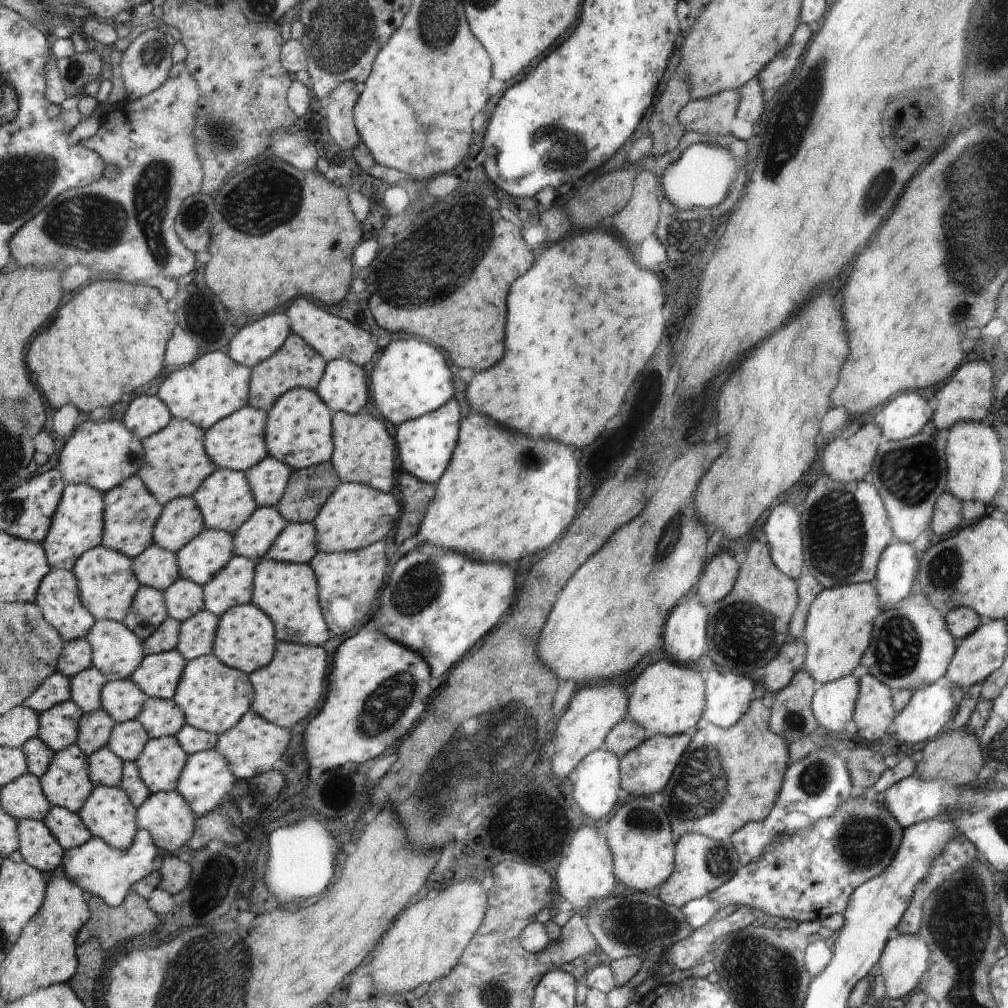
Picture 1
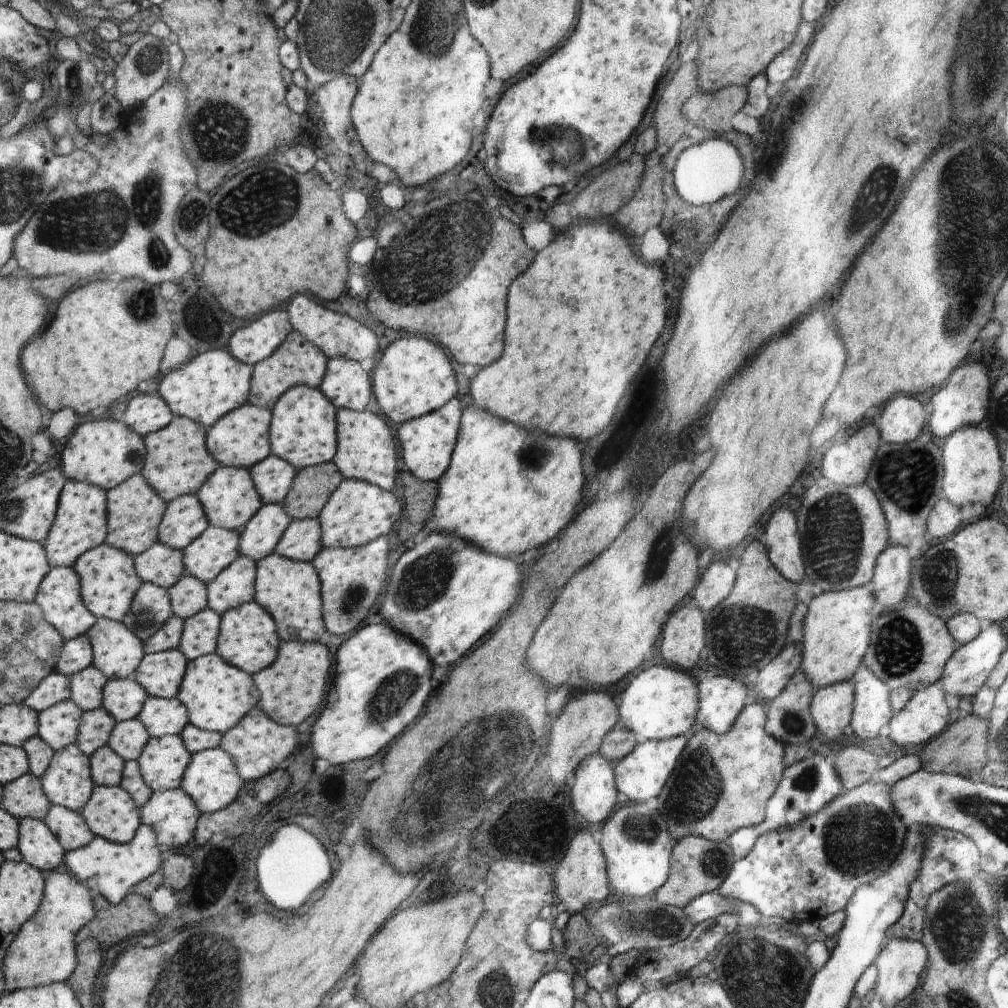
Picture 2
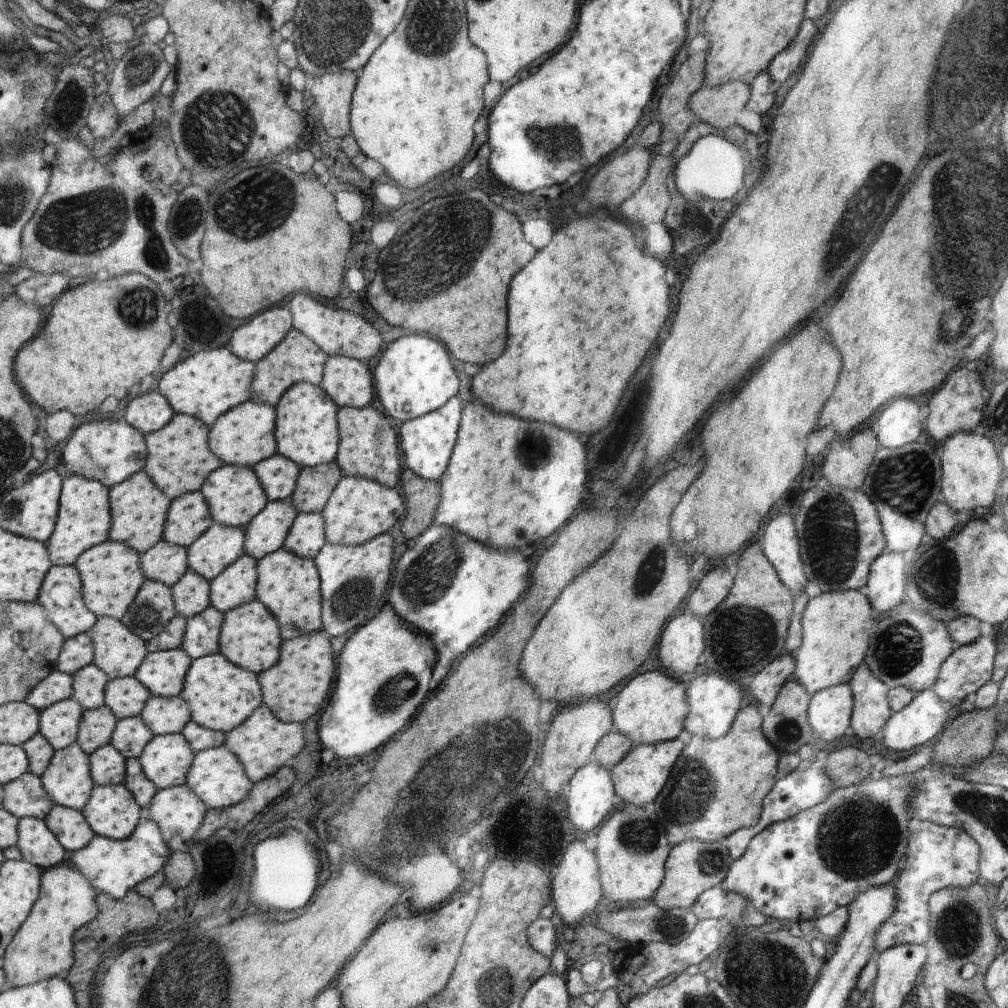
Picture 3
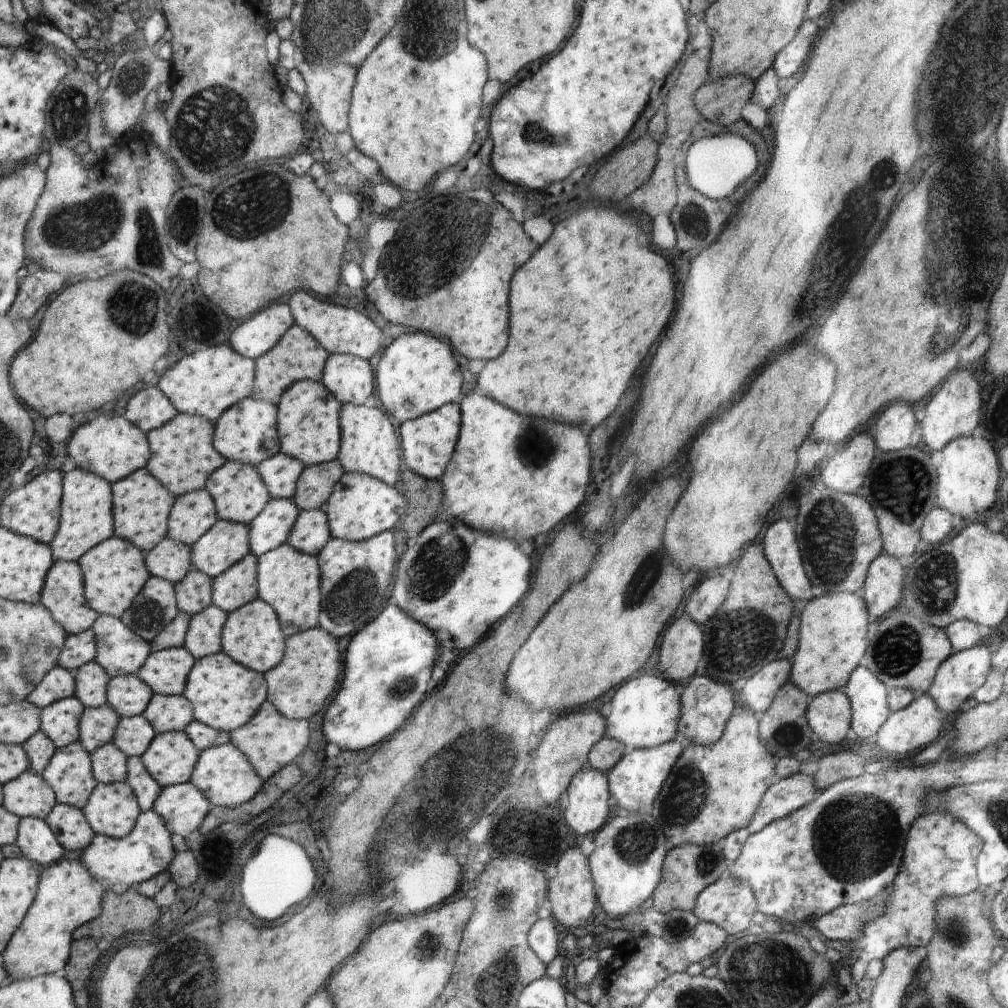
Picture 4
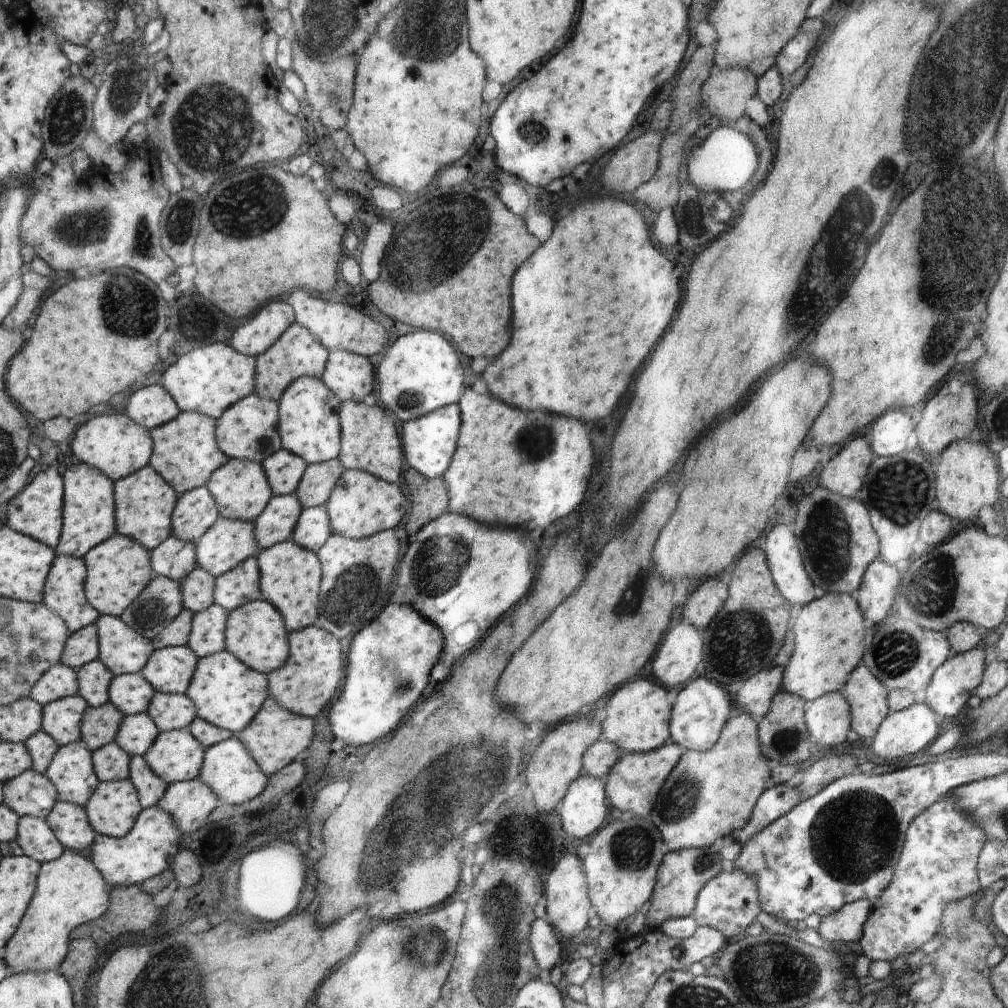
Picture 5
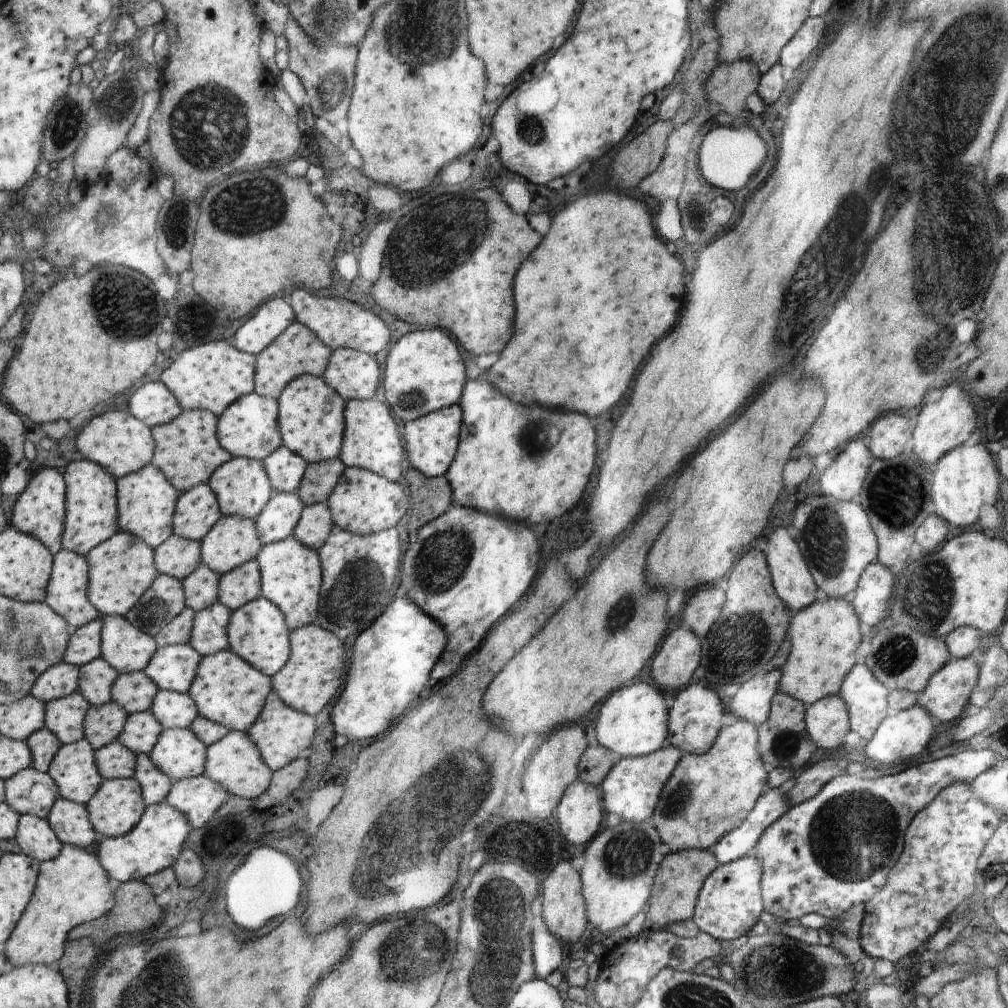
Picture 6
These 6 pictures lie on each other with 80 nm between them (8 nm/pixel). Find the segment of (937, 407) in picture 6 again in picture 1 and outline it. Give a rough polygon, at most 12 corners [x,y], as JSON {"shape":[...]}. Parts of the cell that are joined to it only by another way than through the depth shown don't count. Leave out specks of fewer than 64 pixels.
{"shape":[[966,362],[936,394],[934,424],[948,430],[990,412],[990,366]]}

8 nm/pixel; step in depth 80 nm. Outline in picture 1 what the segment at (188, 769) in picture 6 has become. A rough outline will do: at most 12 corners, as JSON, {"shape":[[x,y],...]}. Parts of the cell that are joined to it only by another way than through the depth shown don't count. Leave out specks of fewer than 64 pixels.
{"shape":[[151,738],[137,763],[151,792],[177,790],[188,758]]}

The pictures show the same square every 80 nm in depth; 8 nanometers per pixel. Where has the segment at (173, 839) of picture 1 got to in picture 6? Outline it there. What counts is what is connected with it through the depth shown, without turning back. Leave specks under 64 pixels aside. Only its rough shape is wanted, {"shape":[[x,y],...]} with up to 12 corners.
{"shape":[[208,776],[174,782],[170,806],[204,827],[228,800]]}

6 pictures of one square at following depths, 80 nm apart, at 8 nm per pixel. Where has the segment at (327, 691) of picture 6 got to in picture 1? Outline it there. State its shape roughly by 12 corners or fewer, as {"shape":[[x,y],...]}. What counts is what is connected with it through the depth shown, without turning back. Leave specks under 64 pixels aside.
{"shape":[[277,641],[252,710],[290,729],[324,692],[322,647]]}

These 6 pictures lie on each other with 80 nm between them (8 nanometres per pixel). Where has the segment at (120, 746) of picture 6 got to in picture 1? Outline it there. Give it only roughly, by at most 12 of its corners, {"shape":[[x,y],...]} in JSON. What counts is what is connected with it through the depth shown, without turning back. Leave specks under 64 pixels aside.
{"shape":[[109,746],[90,757],[97,787],[121,787],[126,763]]}

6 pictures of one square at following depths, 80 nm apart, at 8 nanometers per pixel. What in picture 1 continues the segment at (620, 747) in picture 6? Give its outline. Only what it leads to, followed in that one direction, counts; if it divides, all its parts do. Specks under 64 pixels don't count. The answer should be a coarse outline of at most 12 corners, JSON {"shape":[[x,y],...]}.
{"shape":[[648,666],[628,718],[648,734],[684,734],[704,710],[700,672]]}

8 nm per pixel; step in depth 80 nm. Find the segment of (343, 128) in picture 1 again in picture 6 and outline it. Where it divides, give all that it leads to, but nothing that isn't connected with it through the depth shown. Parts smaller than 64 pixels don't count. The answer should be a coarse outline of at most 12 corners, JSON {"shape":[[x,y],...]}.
{"shape":[[290,14],[289,70],[314,116],[347,117],[358,46],[324,49]]}

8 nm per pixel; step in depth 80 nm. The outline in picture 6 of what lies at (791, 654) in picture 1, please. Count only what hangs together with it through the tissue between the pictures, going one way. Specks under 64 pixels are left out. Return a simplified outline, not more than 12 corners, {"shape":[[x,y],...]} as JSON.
{"shape":[[780,670],[742,684],[730,702],[736,717],[756,726],[769,719]]}

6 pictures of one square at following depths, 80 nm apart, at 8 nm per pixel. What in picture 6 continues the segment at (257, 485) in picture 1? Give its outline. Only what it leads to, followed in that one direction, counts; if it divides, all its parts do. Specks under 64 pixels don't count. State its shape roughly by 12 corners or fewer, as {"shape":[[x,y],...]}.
{"shape":[[285,445],[264,458],[273,489],[297,493],[308,460]]}

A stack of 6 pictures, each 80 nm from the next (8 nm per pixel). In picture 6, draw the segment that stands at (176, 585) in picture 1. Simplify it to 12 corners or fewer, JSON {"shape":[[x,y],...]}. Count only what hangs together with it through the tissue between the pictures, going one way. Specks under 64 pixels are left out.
{"shape":[[201,564],[182,581],[186,606],[217,604],[221,575]]}

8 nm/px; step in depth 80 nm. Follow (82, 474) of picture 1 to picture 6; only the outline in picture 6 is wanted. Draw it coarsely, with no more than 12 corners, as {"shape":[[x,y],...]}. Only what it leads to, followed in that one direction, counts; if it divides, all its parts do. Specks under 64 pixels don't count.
{"shape":[[108,410],[81,432],[80,451],[120,479],[153,463],[154,430]]}

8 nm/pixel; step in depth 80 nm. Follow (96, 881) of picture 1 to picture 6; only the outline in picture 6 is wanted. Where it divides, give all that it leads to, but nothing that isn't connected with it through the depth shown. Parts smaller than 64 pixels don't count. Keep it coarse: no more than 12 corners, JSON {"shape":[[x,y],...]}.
{"shape":[[168,800],[122,837],[101,837],[116,883],[169,869],[188,820]]}

